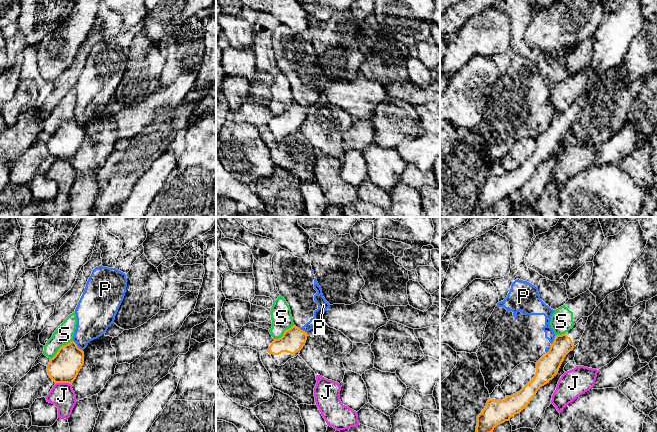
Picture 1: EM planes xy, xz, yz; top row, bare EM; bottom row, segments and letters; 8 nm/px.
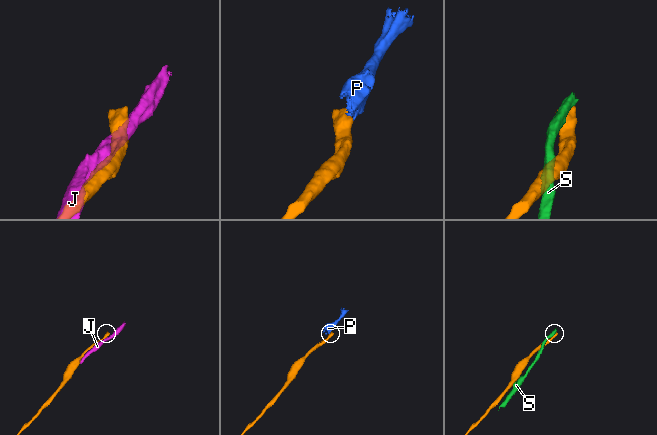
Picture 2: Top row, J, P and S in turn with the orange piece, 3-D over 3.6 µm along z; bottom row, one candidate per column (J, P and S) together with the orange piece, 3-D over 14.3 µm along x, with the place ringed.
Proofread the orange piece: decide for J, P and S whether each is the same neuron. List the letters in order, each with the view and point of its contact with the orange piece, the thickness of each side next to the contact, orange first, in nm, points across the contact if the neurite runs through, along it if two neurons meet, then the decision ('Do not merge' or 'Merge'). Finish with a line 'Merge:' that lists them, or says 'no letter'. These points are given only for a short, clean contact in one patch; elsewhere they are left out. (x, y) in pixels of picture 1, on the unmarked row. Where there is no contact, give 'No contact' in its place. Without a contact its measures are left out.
J: Touches orange at xy (63, 158). Thickness 240 nm (orange) against 190 nm. Do not merge
P: Touches orange at xy (76, 121). Thickness 240 nm (orange) against 280 nm. Boundary: xy (73, 116), (82, 126). Do not merge
S: Touches orange at xy (60, 123). Thickness 240 nm (orange) against 150 nm. Do not merge
Merge: no letter

